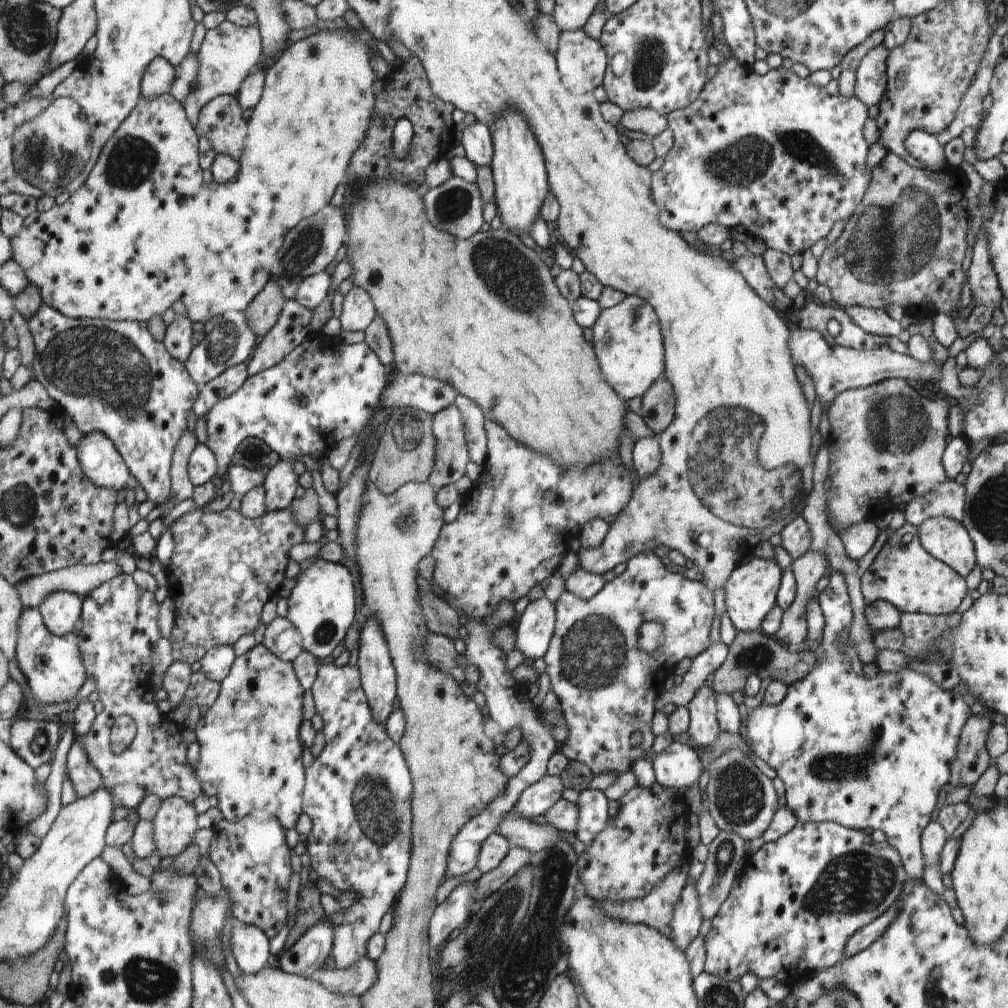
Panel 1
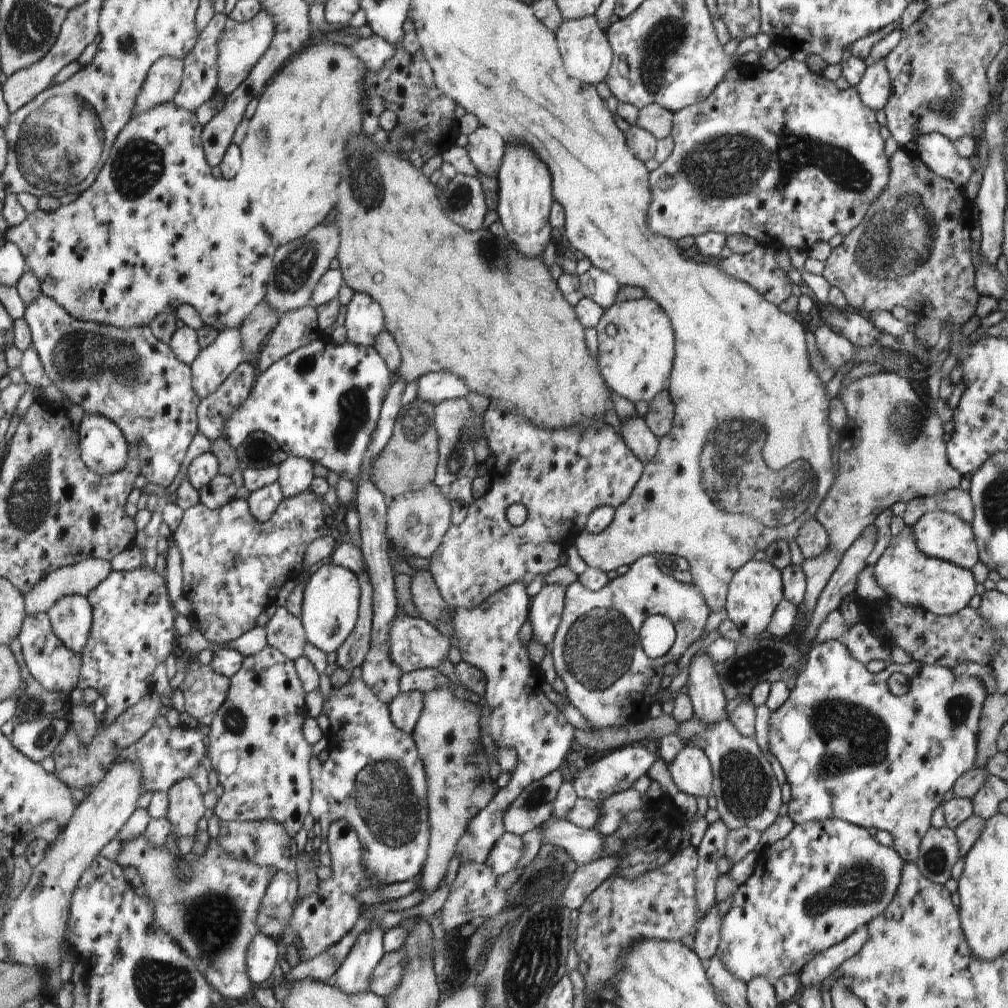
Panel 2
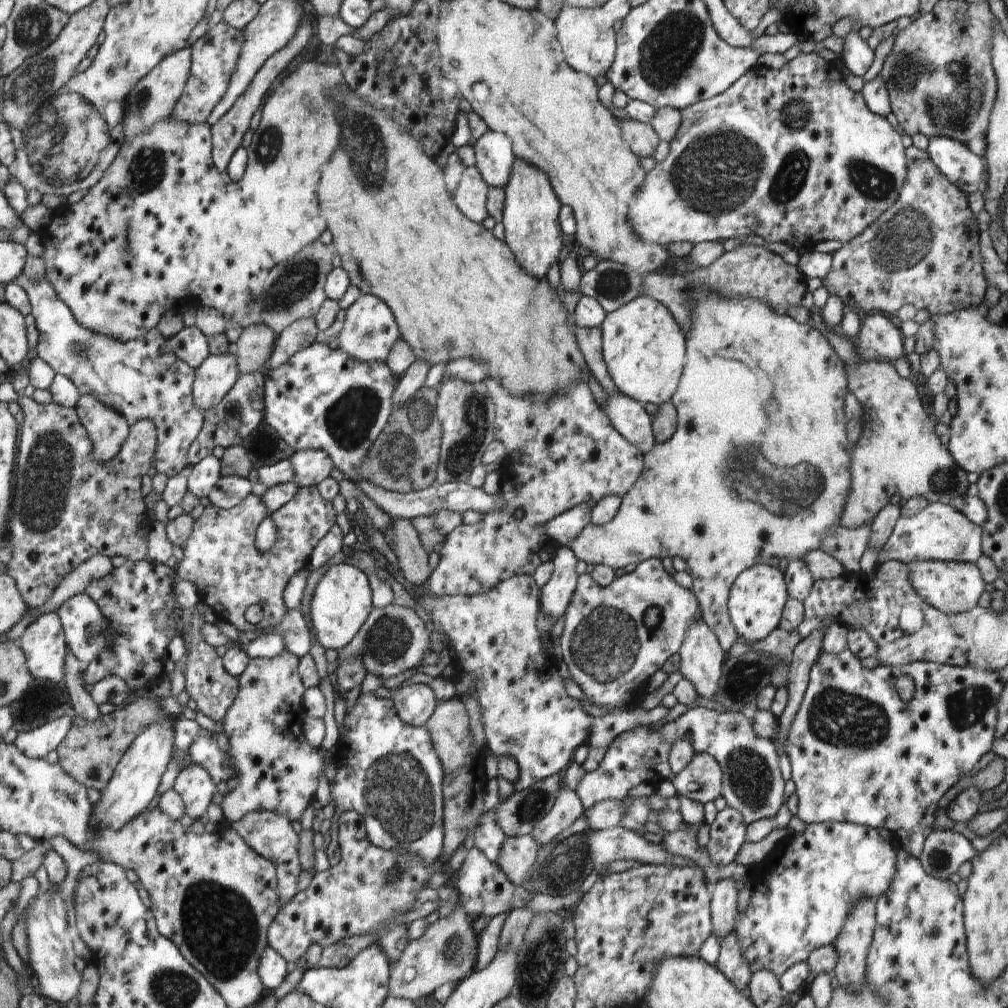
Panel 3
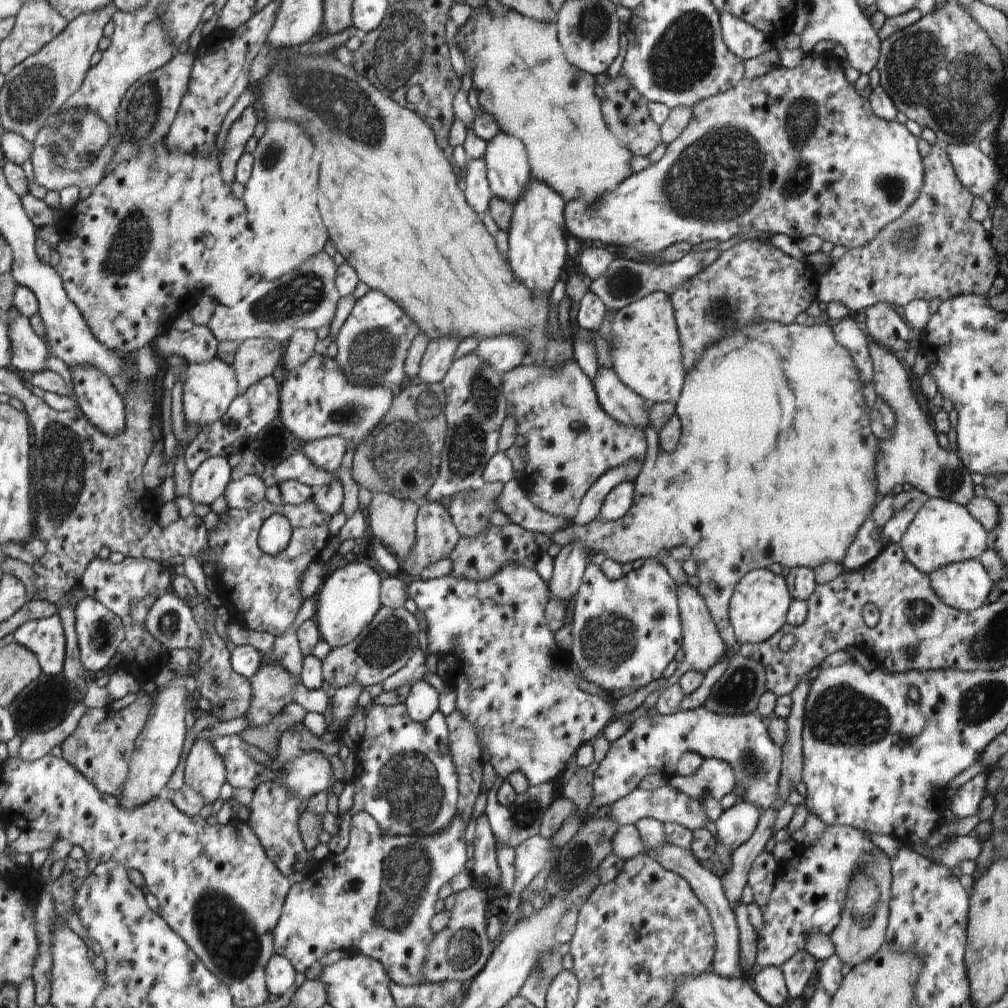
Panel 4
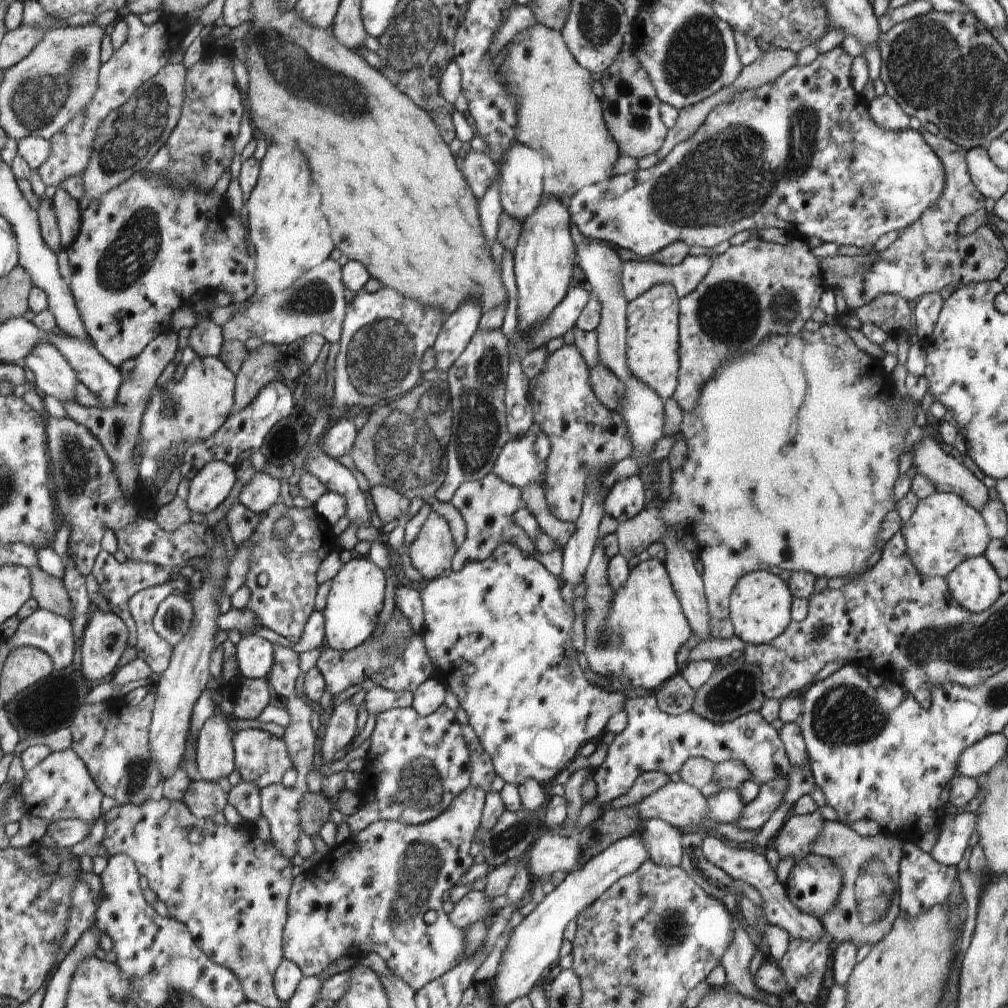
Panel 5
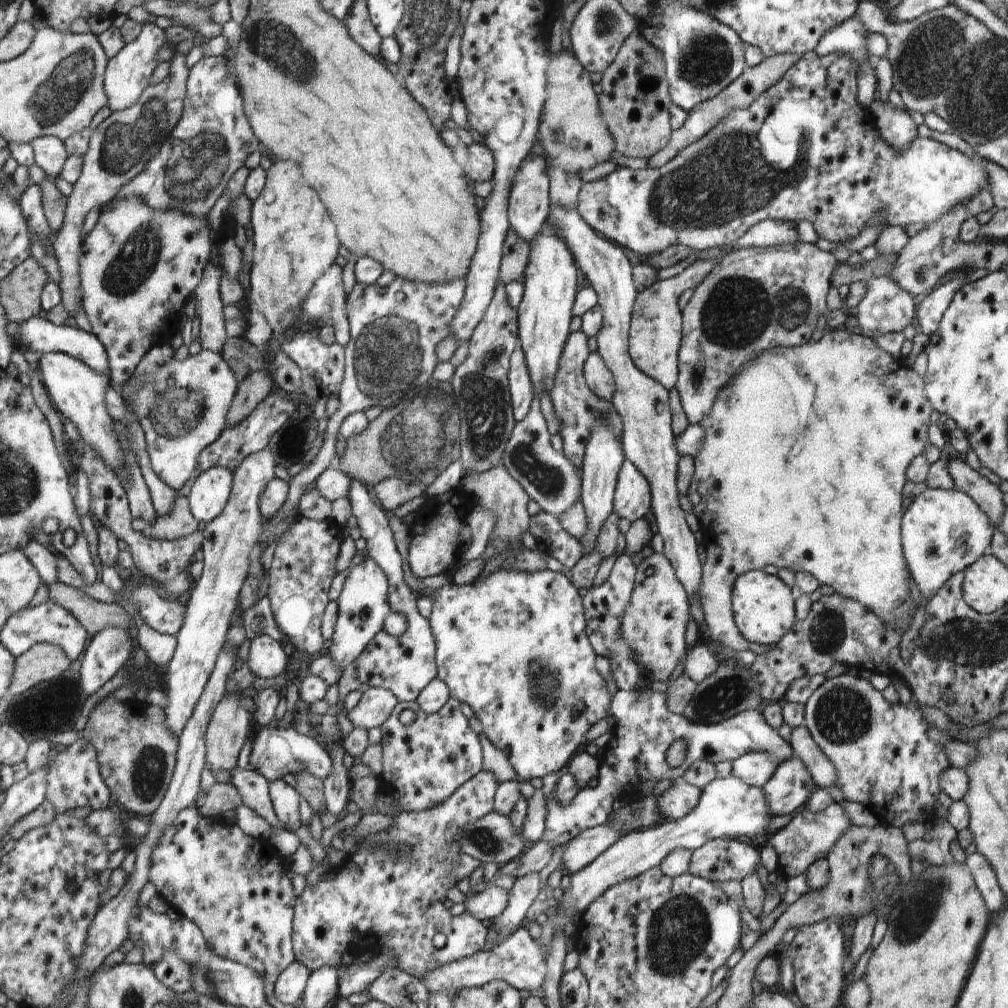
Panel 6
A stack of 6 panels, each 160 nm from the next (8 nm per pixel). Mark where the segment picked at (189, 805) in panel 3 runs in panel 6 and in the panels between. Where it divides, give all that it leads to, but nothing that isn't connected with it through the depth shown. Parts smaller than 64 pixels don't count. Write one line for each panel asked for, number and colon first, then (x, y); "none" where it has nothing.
4: (205, 772)
5: (214, 756)
6: (229, 725)

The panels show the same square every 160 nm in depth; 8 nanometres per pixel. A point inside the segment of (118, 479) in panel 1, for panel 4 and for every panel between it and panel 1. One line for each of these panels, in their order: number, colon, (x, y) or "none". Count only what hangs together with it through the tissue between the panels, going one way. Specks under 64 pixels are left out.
2: (105, 449)
3: (108, 429)
4: (95, 395)

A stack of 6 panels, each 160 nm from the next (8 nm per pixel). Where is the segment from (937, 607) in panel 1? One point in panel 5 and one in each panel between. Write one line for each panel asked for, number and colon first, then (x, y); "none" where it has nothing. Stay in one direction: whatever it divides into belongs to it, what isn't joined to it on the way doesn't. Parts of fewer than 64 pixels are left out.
2: (903, 571)
3: (951, 587)
4: (965, 585)
5: (974, 585)

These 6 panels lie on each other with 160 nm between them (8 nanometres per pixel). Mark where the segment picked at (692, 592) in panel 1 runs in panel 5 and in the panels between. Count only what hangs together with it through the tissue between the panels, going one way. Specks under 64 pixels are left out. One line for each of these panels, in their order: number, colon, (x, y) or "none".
2: (597, 653)
3: (611, 654)
4: (625, 632)
5: (633, 633)

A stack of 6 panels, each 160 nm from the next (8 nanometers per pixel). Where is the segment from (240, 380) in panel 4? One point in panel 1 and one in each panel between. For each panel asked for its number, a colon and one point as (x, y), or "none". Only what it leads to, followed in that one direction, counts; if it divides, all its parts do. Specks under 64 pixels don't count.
1: (261, 315)
2: (263, 319)
3: (253, 346)

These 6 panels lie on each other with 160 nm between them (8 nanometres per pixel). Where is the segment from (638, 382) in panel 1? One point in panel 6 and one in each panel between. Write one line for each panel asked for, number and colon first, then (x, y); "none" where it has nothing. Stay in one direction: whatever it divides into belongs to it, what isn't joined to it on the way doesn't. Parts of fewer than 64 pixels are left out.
2: (636, 347)
3: (644, 348)
4: (646, 350)
5: (653, 318)
6: (656, 329)

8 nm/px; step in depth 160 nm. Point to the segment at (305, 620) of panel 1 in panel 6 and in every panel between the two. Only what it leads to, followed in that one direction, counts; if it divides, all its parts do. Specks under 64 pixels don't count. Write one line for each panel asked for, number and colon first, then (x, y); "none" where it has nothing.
2: (331, 604)
3: (342, 602)
4: (348, 599)
5: (356, 596)
6: (363, 604)

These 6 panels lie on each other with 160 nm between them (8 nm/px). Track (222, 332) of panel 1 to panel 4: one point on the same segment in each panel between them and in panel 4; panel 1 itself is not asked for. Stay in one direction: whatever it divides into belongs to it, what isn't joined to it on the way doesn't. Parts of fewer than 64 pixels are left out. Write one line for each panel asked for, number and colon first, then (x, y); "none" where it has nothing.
2: (215, 363)
3: (217, 375)
4: (209, 388)

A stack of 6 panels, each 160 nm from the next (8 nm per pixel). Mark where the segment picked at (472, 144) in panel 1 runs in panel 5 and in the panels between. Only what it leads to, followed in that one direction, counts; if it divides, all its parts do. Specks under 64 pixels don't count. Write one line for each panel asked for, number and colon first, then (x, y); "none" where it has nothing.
2: (486, 148)
3: (495, 157)
4: (508, 171)
5: (520, 181)

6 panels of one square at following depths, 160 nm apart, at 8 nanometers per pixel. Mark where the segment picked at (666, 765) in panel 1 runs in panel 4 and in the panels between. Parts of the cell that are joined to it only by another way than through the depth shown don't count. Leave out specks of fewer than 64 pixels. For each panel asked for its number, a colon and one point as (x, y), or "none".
2: (691, 771)
3: (701, 781)
4: (714, 777)

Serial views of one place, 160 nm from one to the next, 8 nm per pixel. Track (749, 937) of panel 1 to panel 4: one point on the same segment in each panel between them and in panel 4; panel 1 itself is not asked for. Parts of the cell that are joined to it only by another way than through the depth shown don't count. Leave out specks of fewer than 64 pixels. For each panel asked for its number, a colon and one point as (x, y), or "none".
2: (813, 889)
3: (803, 892)
4: (809, 894)

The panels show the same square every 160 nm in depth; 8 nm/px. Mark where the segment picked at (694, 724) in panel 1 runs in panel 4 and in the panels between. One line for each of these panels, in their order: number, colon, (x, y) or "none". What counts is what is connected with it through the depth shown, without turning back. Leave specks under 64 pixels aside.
2: (703, 687)
3: (702, 654)
4: (703, 645)

